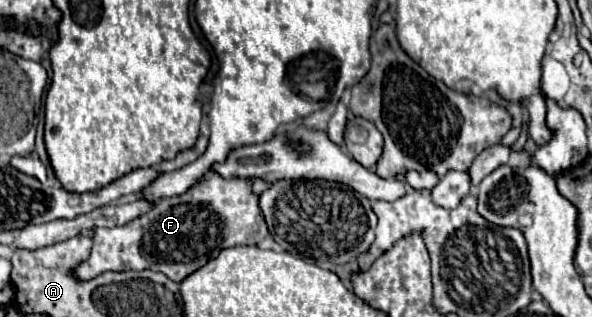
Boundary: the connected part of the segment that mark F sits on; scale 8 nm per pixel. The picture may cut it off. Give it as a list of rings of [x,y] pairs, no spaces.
[[[208,173],[186,193],[160,199],[148,213],[122,227],[98,227],[92,237],[92,255],[74,269],[74,275],[86,281],[104,271],[152,269],[180,283],[214,259],[216,251],[236,245],[256,245],[264,235],[268,231],[258,211],[258,195],[250,191],[250,179],[222,179]]]

